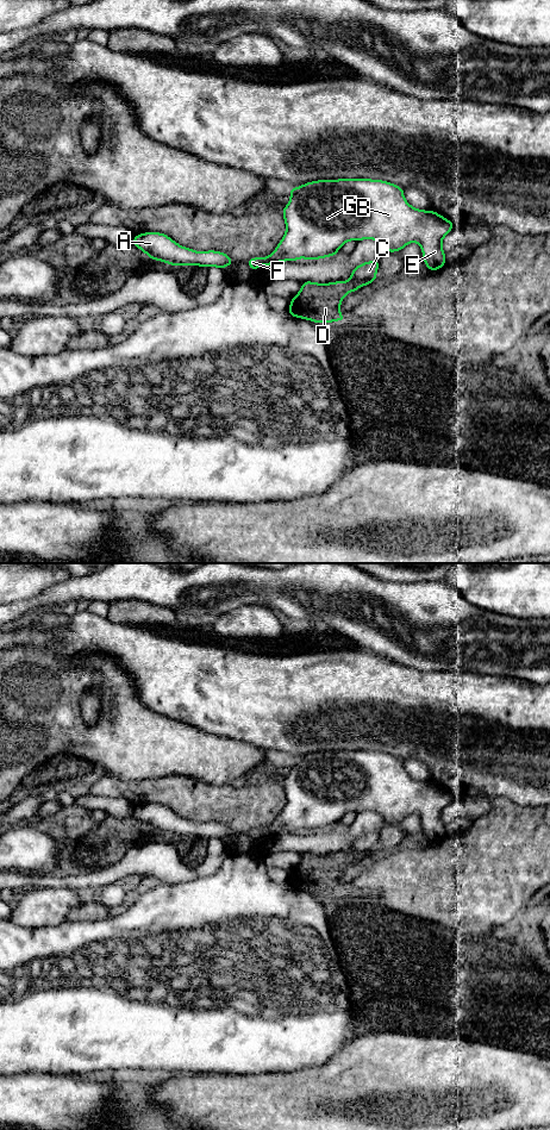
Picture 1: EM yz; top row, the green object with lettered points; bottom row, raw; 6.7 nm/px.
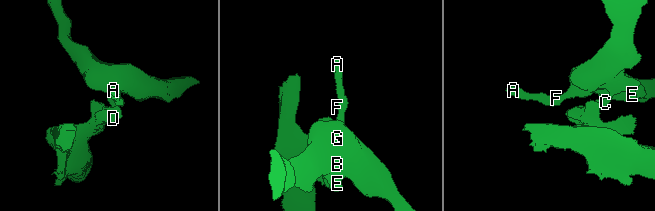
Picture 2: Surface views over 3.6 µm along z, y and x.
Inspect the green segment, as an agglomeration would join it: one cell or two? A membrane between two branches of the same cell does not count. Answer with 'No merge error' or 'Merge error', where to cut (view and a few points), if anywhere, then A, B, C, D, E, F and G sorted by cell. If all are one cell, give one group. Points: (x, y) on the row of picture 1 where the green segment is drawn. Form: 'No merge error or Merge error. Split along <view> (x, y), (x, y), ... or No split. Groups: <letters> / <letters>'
Merge error. Split along yz (349, 280), (360, 286). Groups: A B C E F G / D

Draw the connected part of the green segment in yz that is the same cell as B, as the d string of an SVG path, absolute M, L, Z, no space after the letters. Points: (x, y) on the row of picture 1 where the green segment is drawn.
M370 179L318 180L290 188L289 193L289 202L282 208L286 233L268 257L248 261L252 270L263 264L295 262L298 258L312 261L336 256L344 243L362 239L379 241L388 252L400 251L415 242L423 250L427 270L438 270L446 264L442 242L455 224L432 210L412 207L404 196L404 188L392 182Z

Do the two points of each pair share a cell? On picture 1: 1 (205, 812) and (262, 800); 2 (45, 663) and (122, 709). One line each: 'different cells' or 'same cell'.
1: same cell
2: same cell

